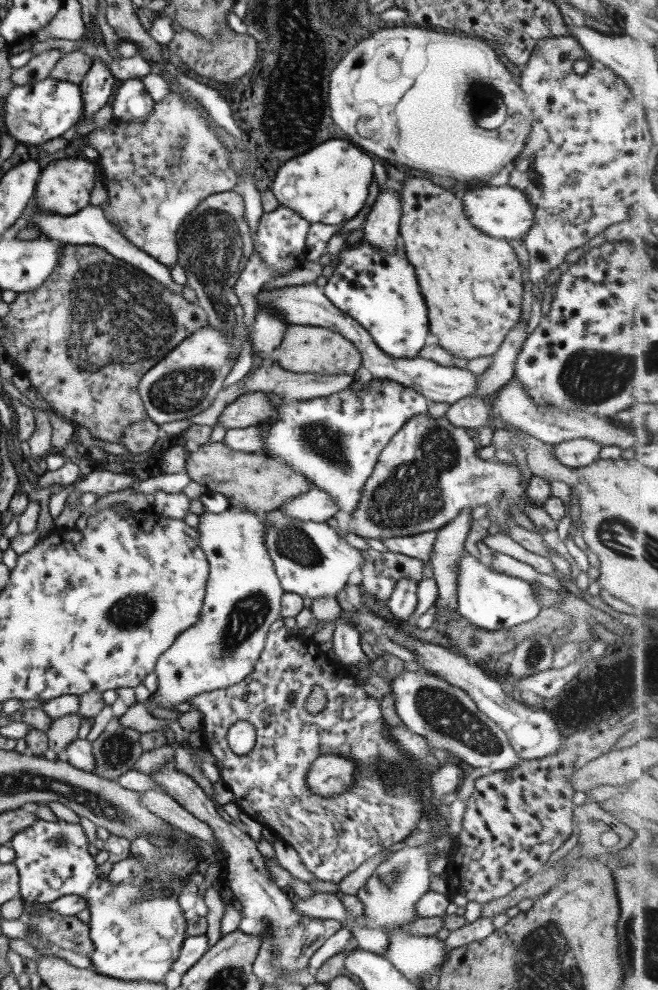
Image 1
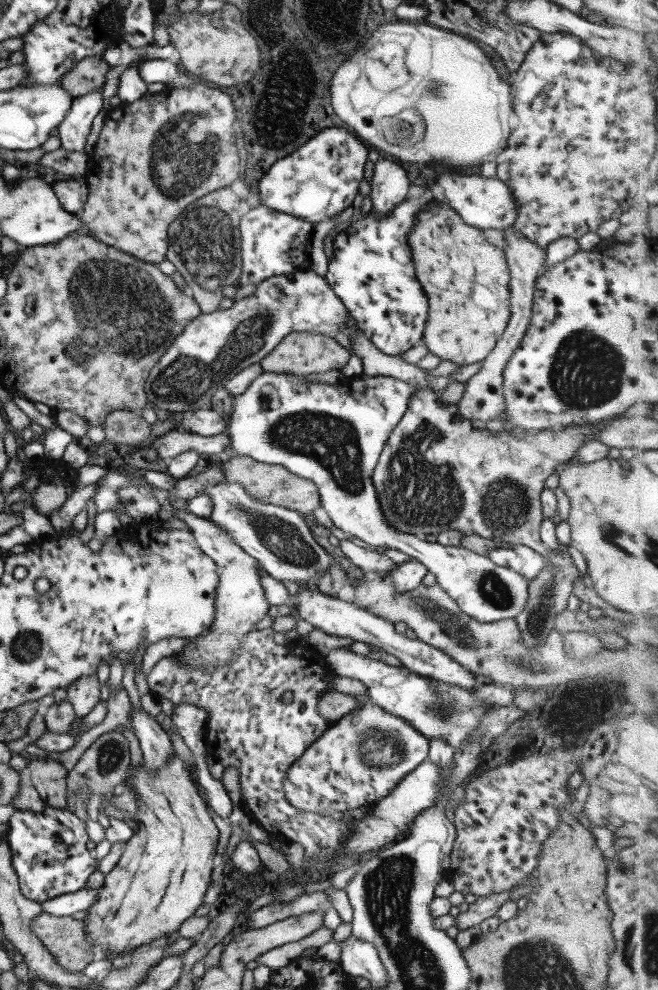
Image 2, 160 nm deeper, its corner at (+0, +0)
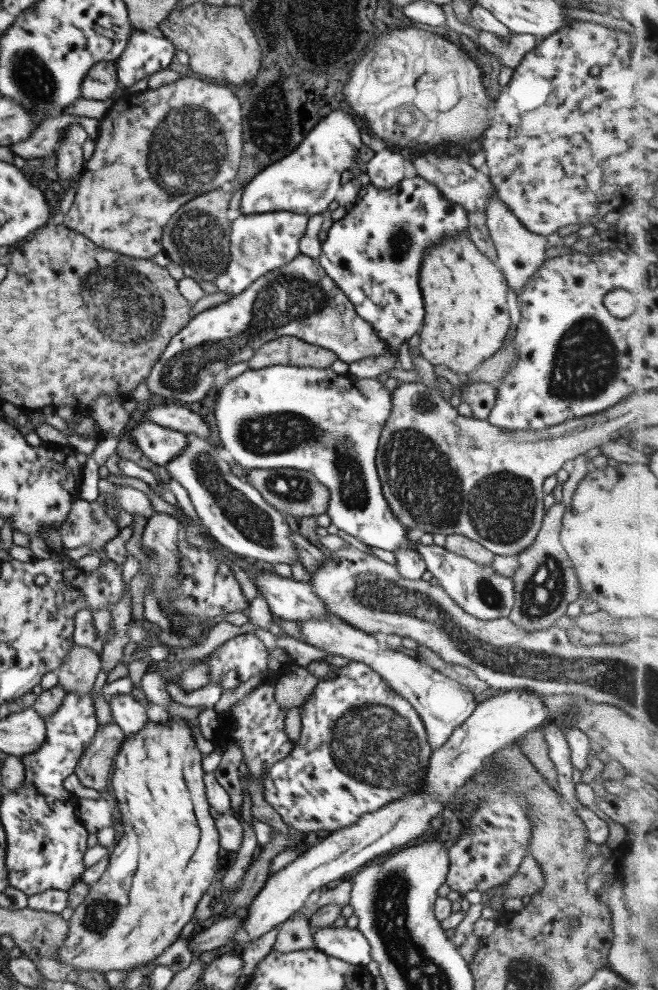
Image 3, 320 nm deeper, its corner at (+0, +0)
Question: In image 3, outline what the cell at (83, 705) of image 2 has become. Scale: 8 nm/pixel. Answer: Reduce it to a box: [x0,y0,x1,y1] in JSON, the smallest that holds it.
[55,643,100,694]

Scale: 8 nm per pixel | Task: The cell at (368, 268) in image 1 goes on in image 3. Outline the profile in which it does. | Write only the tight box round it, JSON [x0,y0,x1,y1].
[316,175,468,353]

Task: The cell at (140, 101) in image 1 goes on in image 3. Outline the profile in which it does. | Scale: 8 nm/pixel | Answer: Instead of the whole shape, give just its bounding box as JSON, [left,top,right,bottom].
[113,30,175,92]

